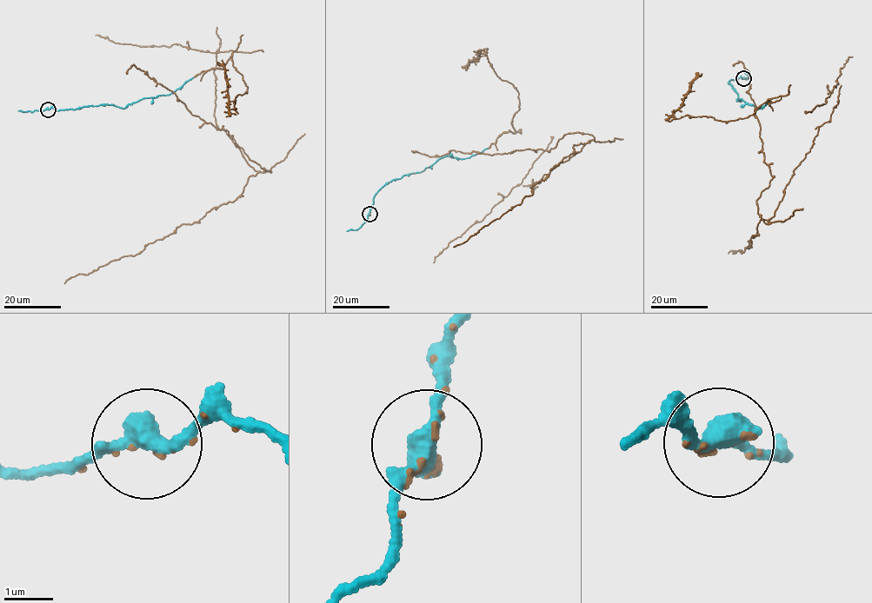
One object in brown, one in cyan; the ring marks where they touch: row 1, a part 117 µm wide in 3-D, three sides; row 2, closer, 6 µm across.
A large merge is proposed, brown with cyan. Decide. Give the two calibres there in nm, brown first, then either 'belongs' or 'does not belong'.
90/400 nm | belongs

